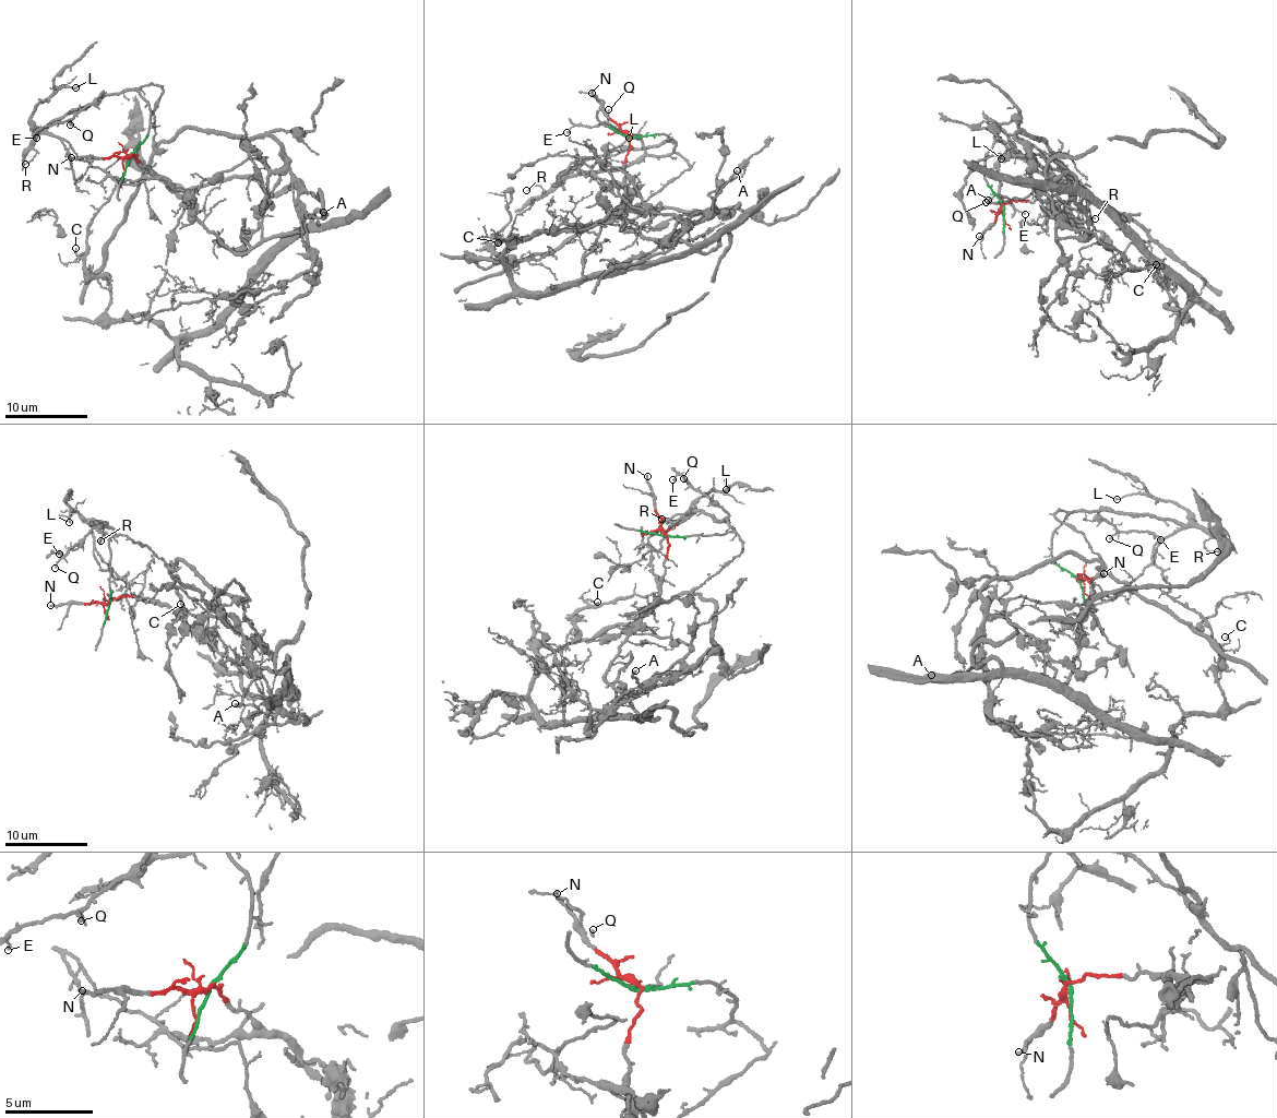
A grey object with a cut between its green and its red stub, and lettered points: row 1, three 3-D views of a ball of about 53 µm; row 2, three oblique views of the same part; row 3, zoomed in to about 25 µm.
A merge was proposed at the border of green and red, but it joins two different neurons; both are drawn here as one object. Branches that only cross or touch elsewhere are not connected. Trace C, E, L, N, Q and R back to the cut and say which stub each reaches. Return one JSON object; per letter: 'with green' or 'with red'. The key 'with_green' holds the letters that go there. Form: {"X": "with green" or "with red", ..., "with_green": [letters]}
{"C": "with red", "E": "with green", "L": "with green", "N": "with red", "Q": "with green", "R": "with green", "with_green": ["E", "L", "Q", "R"]}

